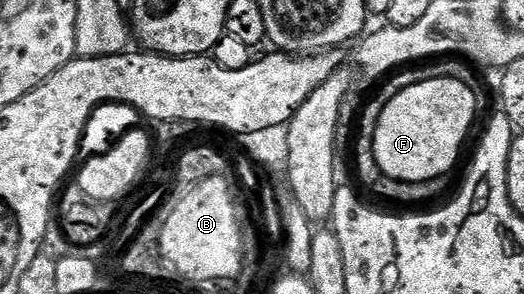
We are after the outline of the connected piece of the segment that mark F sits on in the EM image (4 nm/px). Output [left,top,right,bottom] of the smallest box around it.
[374,79,478,181]

